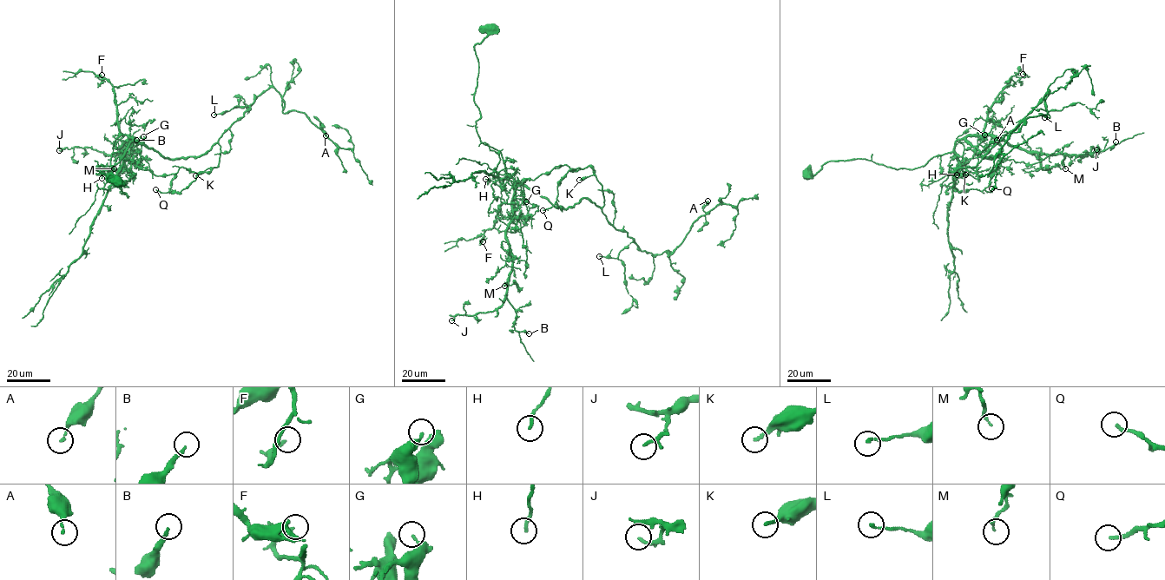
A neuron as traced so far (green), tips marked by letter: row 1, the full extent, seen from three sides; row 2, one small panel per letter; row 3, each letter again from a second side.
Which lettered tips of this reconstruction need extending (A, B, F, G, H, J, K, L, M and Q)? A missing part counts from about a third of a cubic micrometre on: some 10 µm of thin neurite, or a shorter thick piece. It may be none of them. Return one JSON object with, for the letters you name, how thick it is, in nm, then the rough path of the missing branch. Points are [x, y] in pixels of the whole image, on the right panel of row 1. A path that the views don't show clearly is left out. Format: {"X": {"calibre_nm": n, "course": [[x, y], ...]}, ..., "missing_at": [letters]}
{"Q": {"calibre_nm": 170}, "missing_at": ["Q"]}

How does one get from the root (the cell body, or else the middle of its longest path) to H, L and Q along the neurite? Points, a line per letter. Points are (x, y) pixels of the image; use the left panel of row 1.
H: (117, 182), (96, 168), (100, 174), (124, 155), (121, 168), (108, 166), (102, 178)
L: (117, 182), (96, 168), (112, 168), (130, 142), (165, 158), (197, 157), (249, 108), (213, 115)
Q: (117, 182), (96, 168), (100, 174), (124, 155), (158, 176), (181, 167), (197, 174), (180, 193), (155, 189)

